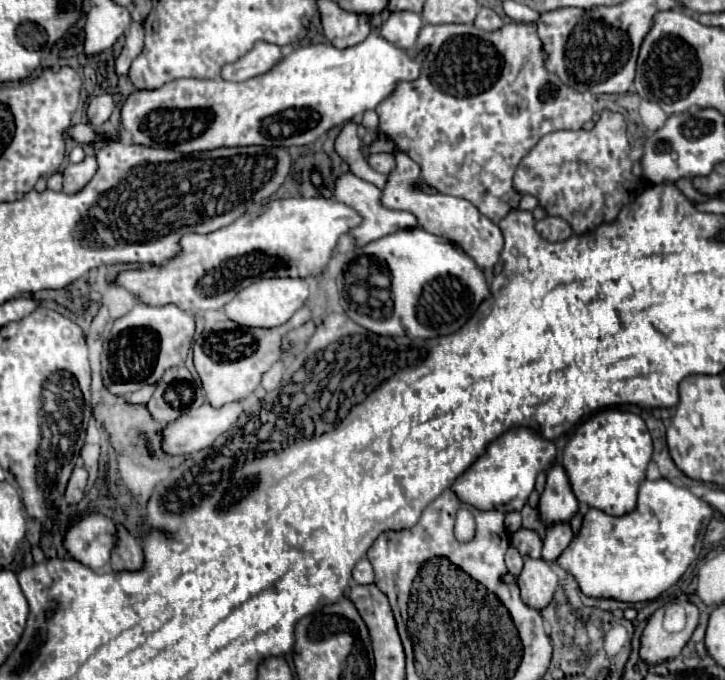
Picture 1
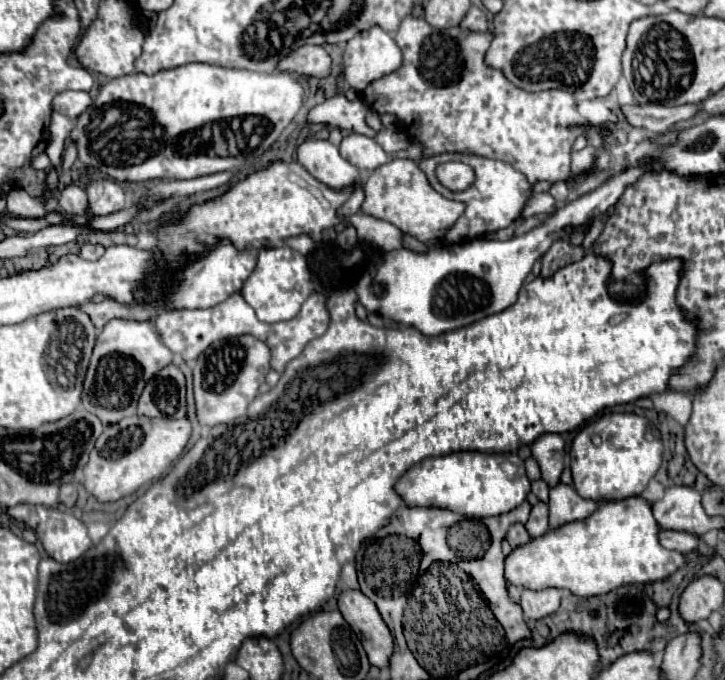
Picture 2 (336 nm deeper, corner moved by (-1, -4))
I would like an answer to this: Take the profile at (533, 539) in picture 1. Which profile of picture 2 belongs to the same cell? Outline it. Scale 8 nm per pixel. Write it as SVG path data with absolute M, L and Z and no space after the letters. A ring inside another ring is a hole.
M538 501L532 511L530 511L530 519L526 521L526 529L530 533L530 537L540 537L544 535L550 527L548 527L548 505Z

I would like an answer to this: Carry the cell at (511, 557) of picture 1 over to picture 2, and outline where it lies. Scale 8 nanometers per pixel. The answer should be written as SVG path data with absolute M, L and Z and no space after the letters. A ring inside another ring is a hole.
M514 523L514 525L510 527L510 531L506 533L506 539L510 541L512 547L518 547L518 545L528 543L528 541L530 541L530 535L528 535L528 531L524 529L522 523Z

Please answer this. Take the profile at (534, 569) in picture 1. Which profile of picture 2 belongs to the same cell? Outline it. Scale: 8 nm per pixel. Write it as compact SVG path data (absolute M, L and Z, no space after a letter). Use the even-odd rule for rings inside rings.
M524 589L520 597L520 607L526 613L526 617L542 619L558 611L560 599L562 599L562 589L542 589L542 591Z

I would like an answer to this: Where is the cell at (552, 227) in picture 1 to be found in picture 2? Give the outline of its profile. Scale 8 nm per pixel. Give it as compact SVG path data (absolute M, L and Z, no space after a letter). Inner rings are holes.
M558 239L542 257L542 277L550 279L558 269L566 267L568 263L576 263L582 257L584 257L582 247L570 245L568 239Z

